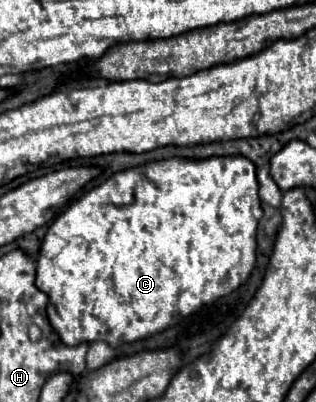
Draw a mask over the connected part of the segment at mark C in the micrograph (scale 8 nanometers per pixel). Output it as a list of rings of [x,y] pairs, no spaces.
[[[211,157],[205,161],[187,161],[187,159],[165,159],[157,163],[149,163],[143,167],[127,169],[109,177],[105,183],[93,187],[91,191],[83,193],[77,201],[73,201],[49,227],[39,257],[37,257],[37,281],[35,285],[49,297],[47,303],[47,317],[51,327],[57,331],[65,345],[81,345],[81,343],[95,343],[107,341],[113,349],[125,341],[139,341],[151,335],[157,335],[181,319],[189,317],[191,313],[199,311],[203,305],[215,303],[217,299],[233,293],[243,281],[243,273],[255,267],[255,251],[257,251],[257,225],[263,215],[261,201],[257,195],[259,183],[255,175],[255,165],[245,157]]]

